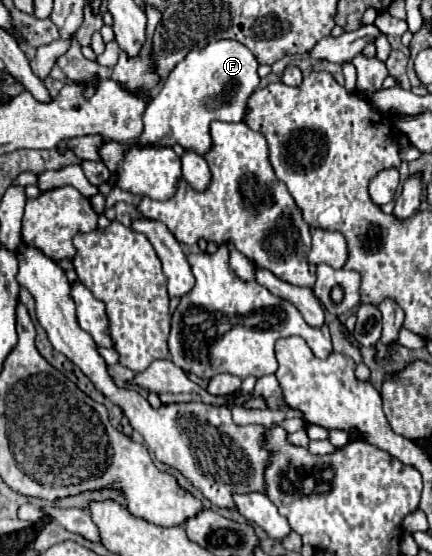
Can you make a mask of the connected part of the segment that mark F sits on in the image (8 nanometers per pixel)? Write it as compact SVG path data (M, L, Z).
M216 40L202 50L192 50L166 78L164 88L154 96L144 112L144 132L138 144L158 144L192 148L204 154L210 148L210 122L240 122L248 96L258 88L258 62L252 52L236 40Z

